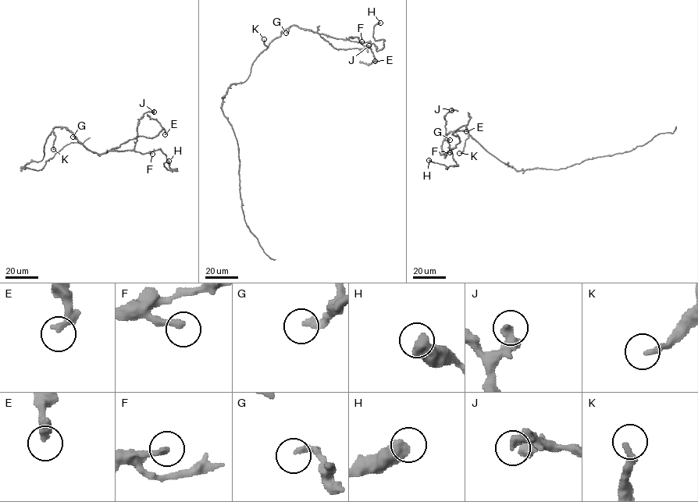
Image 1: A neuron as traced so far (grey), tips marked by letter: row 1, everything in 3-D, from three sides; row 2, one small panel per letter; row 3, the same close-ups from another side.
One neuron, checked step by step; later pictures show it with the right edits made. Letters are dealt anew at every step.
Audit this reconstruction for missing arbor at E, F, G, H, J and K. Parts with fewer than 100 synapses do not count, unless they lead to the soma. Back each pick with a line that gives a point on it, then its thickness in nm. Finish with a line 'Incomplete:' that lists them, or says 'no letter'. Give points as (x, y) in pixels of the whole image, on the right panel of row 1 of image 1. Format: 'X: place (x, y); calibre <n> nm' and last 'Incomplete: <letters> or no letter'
Incomplete: no letter

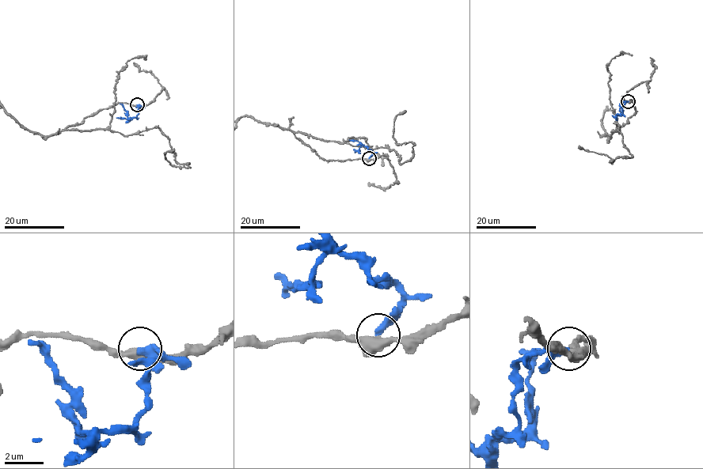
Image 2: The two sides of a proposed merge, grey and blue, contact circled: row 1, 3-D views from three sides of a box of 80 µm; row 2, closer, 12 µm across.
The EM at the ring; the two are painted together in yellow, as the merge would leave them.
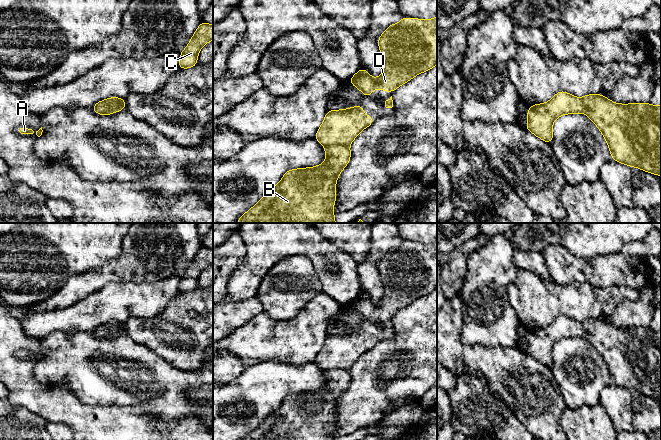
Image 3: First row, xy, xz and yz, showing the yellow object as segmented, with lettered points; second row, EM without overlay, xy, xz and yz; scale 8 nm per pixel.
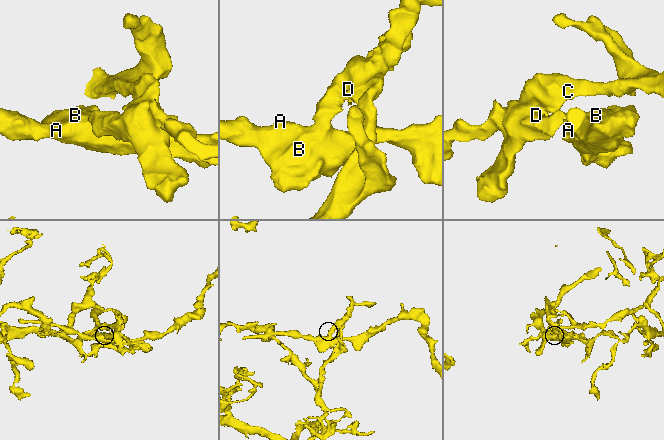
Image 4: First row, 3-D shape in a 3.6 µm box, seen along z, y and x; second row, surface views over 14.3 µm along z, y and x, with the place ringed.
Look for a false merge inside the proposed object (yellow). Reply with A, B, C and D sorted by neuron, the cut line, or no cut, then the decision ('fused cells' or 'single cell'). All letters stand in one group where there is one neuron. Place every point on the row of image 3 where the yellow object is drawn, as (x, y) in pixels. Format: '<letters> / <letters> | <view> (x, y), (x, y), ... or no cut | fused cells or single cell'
A B / C D | xz (348, 145), (328, 145), (326, 147) | fused cells

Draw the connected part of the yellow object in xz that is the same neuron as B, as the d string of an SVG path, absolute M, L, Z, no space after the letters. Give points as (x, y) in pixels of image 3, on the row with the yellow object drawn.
M334 145L325 148L325 155L326 160L322 165L287 171L282 180L242 215L237 223L336 223L332 211L336 201L335 186L339 174L350 161L351 152L349 146Z

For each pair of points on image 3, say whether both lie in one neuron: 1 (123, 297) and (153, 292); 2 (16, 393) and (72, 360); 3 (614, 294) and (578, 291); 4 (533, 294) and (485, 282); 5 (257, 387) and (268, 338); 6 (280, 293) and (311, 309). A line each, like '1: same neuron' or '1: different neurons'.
1: same neuron
2: different neurons
3: different neurons
4: different neurons
5: different neurons
6: different neurons

